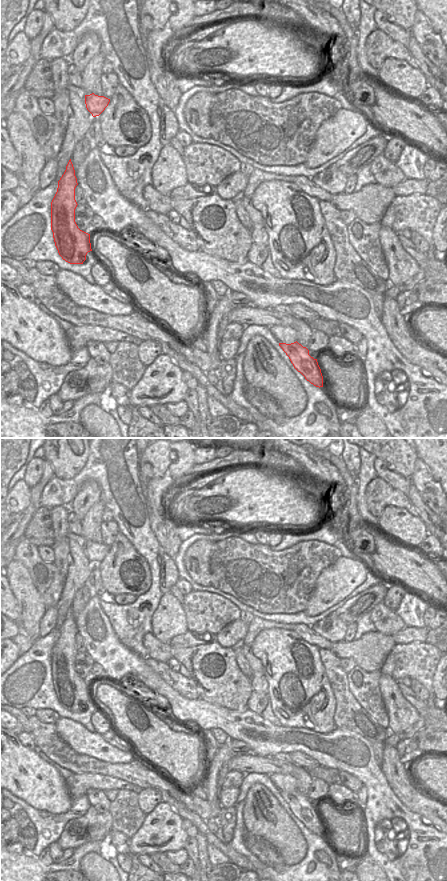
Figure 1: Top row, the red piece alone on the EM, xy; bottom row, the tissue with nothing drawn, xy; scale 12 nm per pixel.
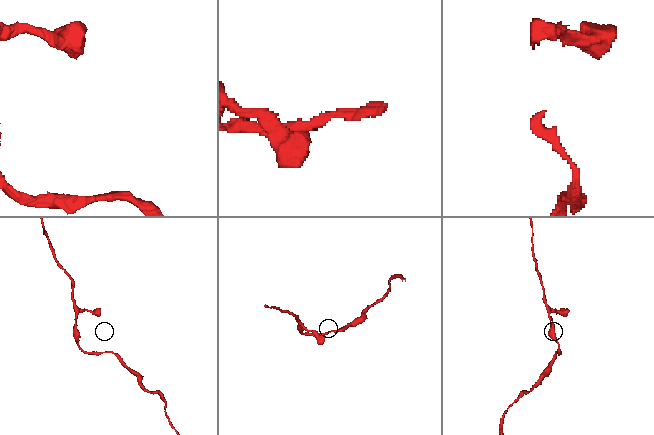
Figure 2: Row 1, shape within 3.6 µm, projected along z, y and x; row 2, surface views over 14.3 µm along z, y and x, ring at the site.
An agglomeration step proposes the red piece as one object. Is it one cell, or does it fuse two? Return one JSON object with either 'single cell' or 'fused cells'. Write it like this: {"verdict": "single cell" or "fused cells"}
{"verdict": "single cell"}

